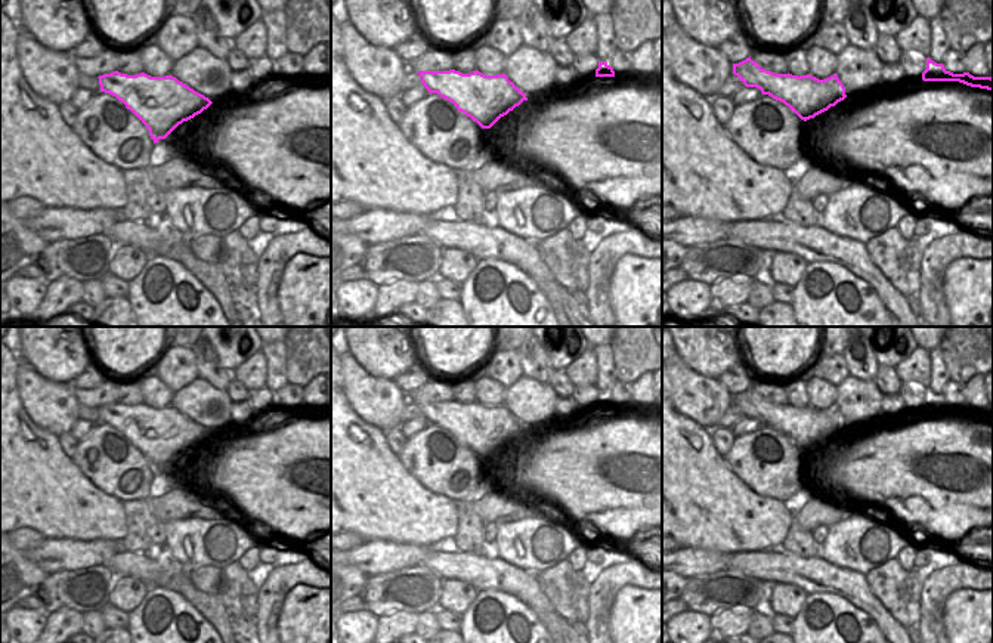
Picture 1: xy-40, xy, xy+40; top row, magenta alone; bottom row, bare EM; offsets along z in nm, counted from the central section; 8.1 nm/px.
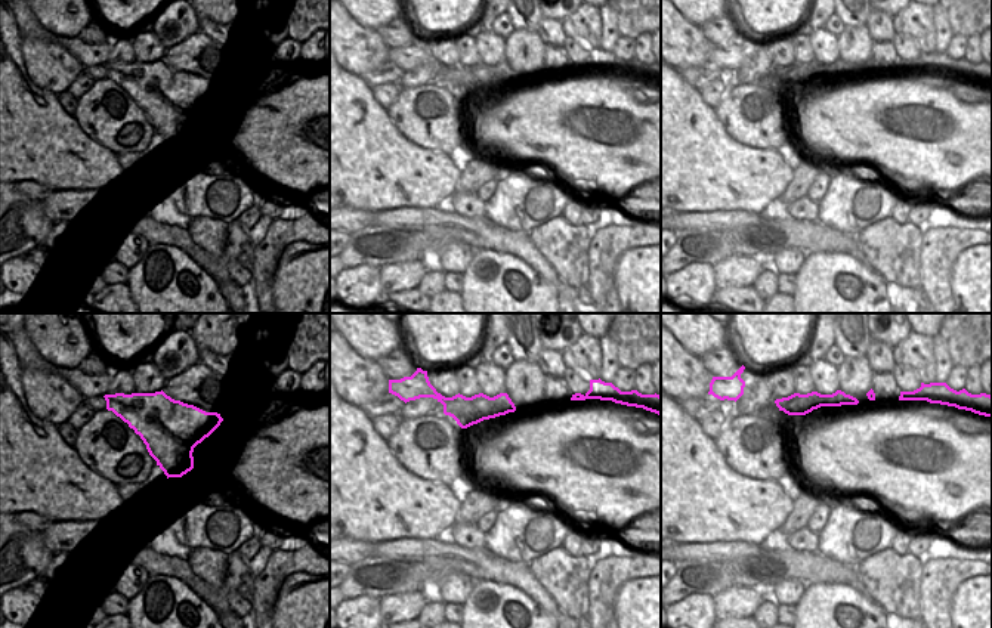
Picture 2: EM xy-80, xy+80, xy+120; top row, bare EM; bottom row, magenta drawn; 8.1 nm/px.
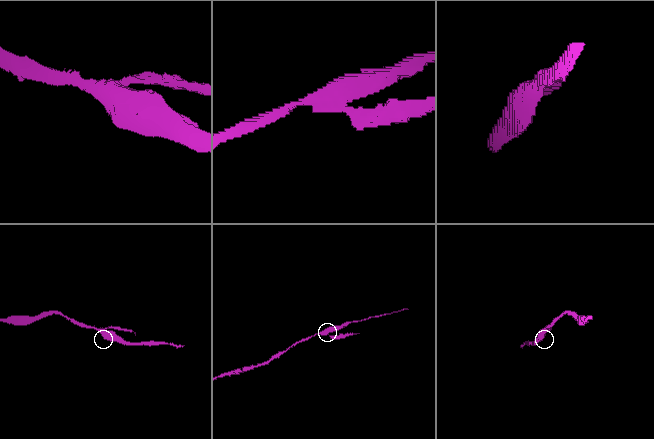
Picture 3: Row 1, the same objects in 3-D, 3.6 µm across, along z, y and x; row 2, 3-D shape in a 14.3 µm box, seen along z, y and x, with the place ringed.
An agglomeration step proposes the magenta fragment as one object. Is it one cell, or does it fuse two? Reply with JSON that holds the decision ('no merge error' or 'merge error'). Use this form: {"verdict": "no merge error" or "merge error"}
{"verdict": "no merge error"}

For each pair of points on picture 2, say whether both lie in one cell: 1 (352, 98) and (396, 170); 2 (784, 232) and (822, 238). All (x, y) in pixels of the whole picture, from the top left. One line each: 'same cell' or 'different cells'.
1: same cell
2: same cell

